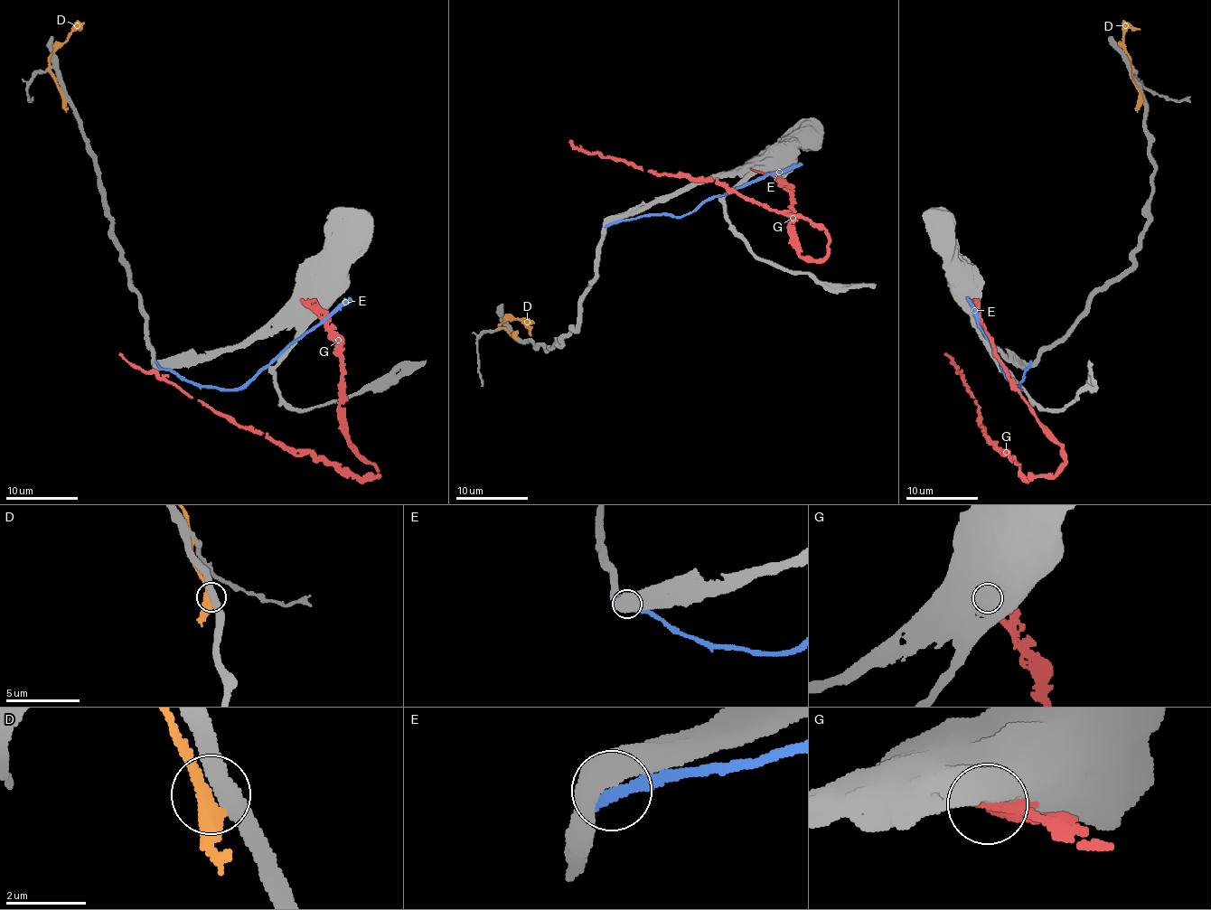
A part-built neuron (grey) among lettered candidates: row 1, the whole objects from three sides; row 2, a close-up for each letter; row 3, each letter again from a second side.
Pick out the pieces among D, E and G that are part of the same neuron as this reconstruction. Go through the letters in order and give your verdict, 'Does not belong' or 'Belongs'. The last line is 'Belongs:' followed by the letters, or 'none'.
D: Does not belong
E: Does not belong
G: Does not belong
Belongs: none

